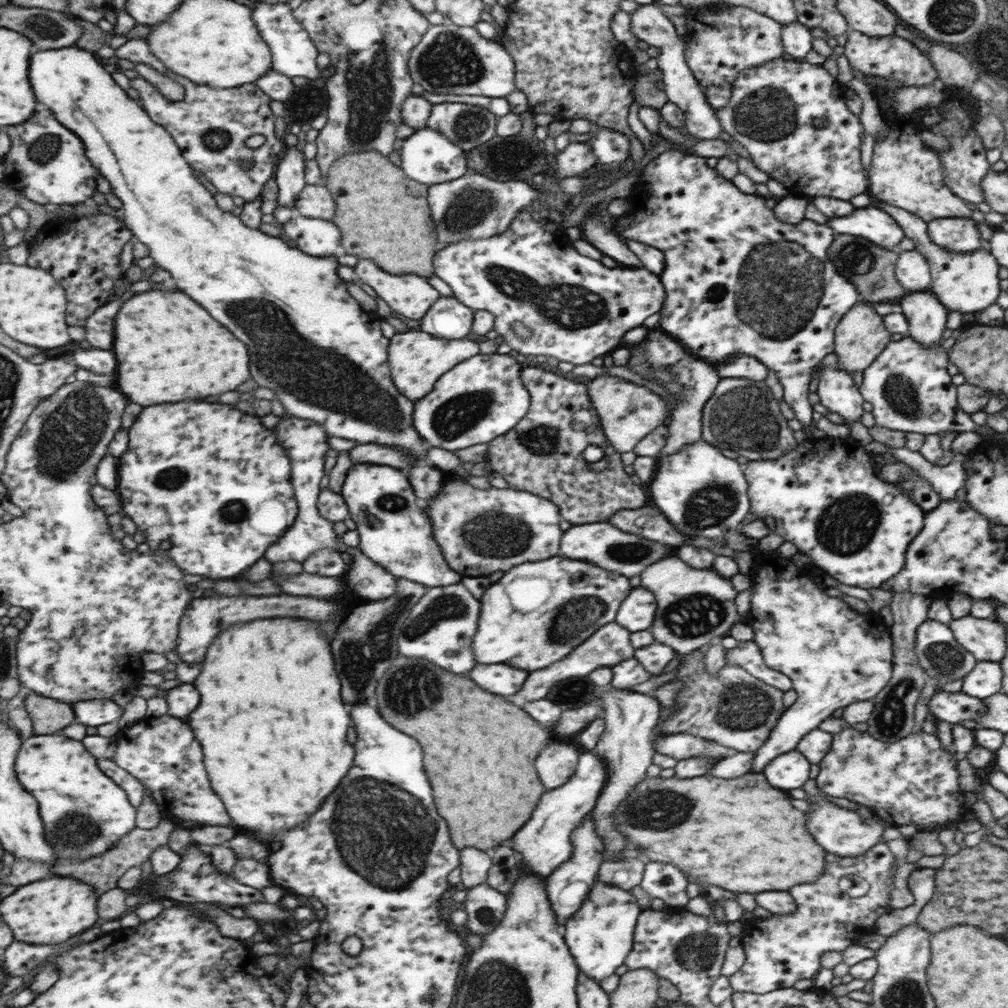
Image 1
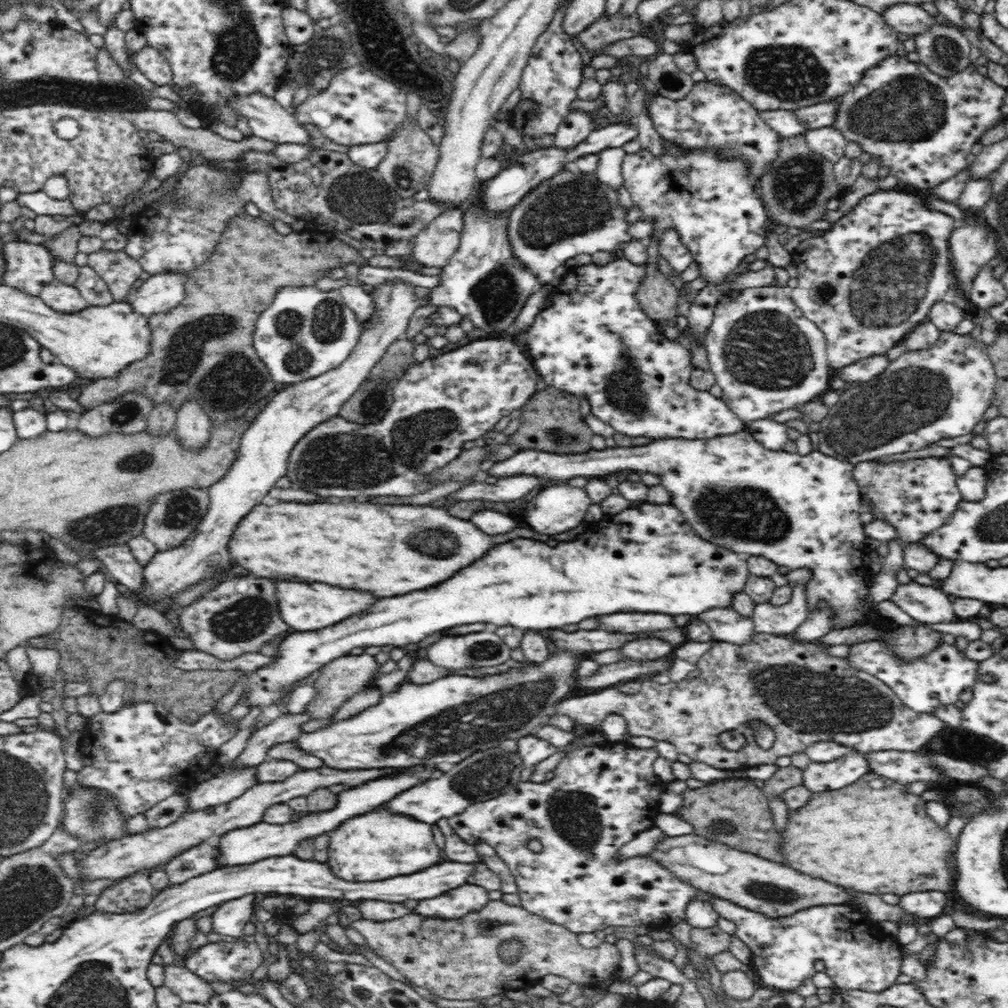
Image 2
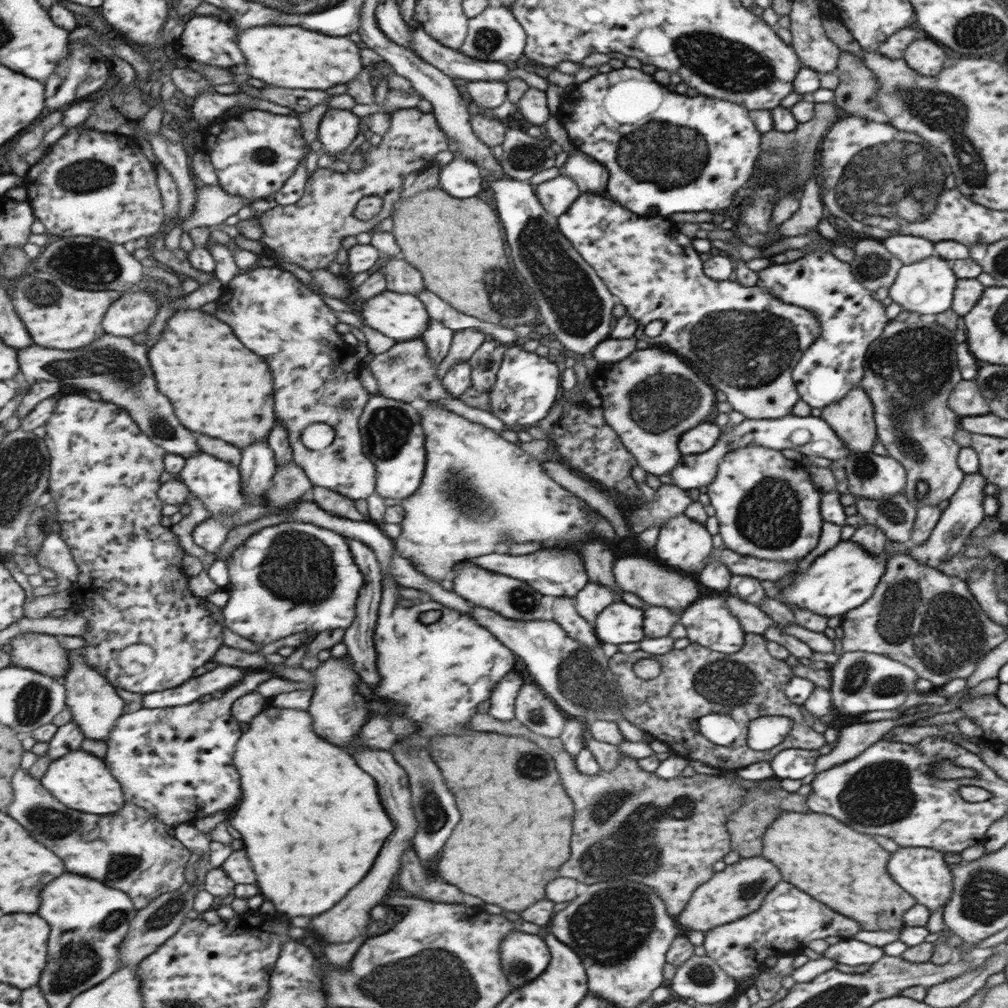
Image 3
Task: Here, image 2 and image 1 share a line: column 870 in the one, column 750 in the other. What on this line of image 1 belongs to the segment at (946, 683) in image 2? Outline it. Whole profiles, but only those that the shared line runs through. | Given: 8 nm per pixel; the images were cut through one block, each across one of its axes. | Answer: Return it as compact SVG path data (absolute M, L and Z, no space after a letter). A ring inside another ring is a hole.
M753 640L739 641L736 648L726 650L726 661L728 661L727 664L743 667L754 678L759 678L770 686L779 687L785 694L787 690L794 688L793 680L790 680L785 674L768 668L763 652Z

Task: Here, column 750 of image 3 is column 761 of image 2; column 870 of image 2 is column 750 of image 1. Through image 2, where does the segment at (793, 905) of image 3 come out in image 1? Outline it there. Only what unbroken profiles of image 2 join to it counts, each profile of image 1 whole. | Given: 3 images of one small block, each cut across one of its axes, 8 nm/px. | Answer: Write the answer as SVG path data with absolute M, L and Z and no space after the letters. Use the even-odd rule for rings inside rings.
M879 843L860 857L841 857L832 854L827 858L826 872L815 881L802 883L787 890L795 899L797 909L792 914L773 914L768 918L753 917L744 920L741 941L745 950L745 963L738 972L729 976L734 992L765 994L779 989L788 989L798 980L813 979L820 967L820 957L828 950L840 952L850 948L852 942L864 934L874 932L876 920L890 910L890 868L894 856L888 846ZM844 876L858 876L870 884L868 896L858 900L846 900L836 894L838 882Z

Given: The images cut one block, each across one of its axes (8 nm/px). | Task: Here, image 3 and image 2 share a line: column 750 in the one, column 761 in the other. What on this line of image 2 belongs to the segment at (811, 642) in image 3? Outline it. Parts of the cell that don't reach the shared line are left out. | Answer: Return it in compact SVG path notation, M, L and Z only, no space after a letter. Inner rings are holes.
M798 584L791 594L790 602L786 604L756 604L751 617L755 632L776 636L792 635L809 616L805 593L806 584Z

